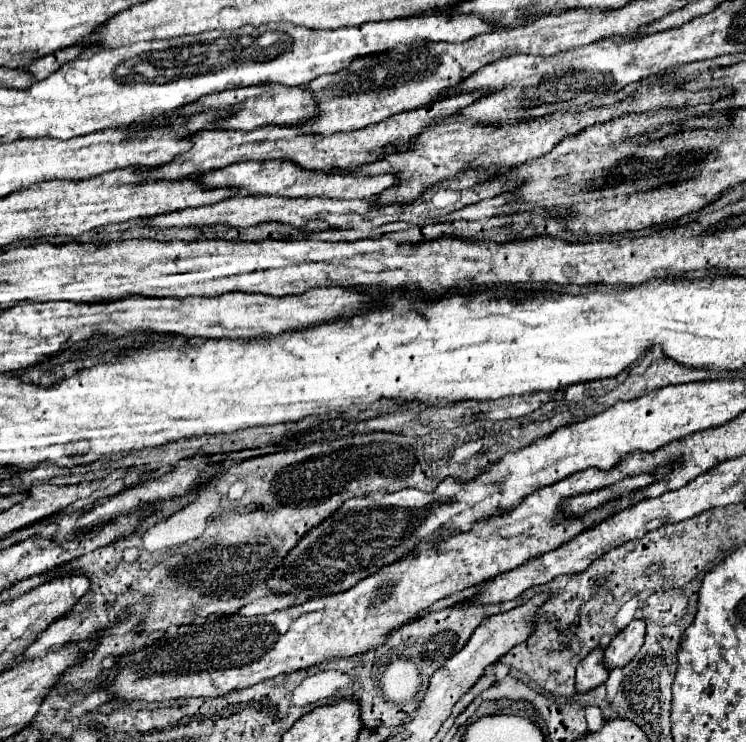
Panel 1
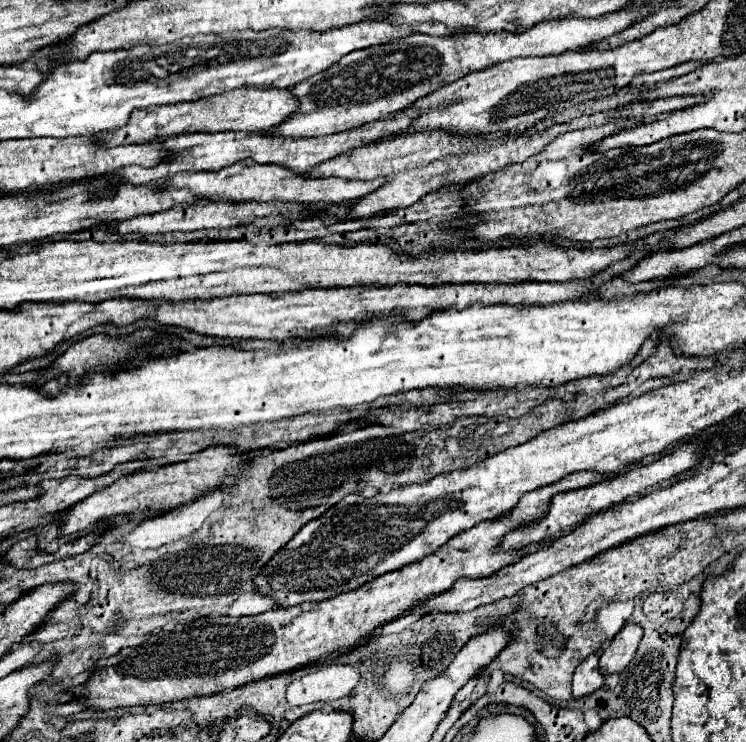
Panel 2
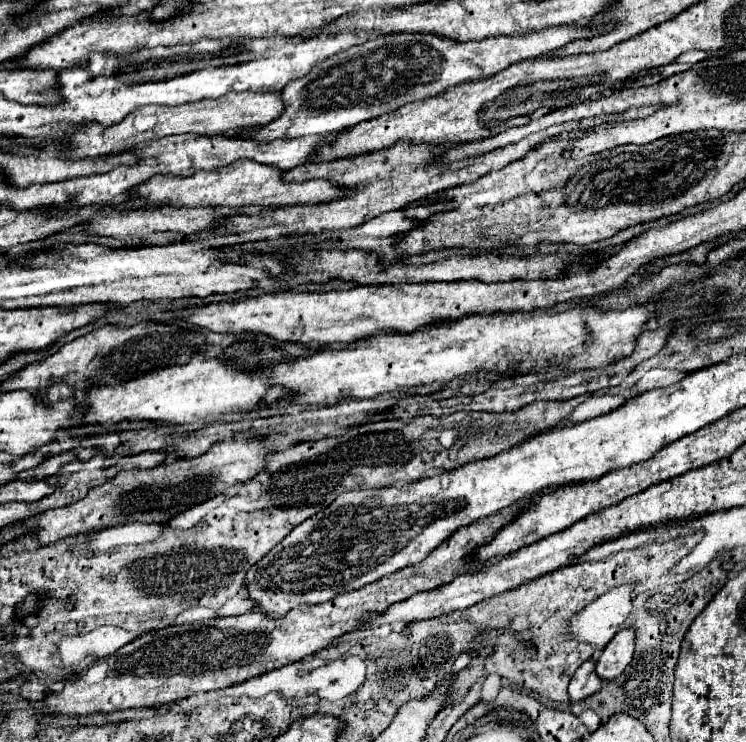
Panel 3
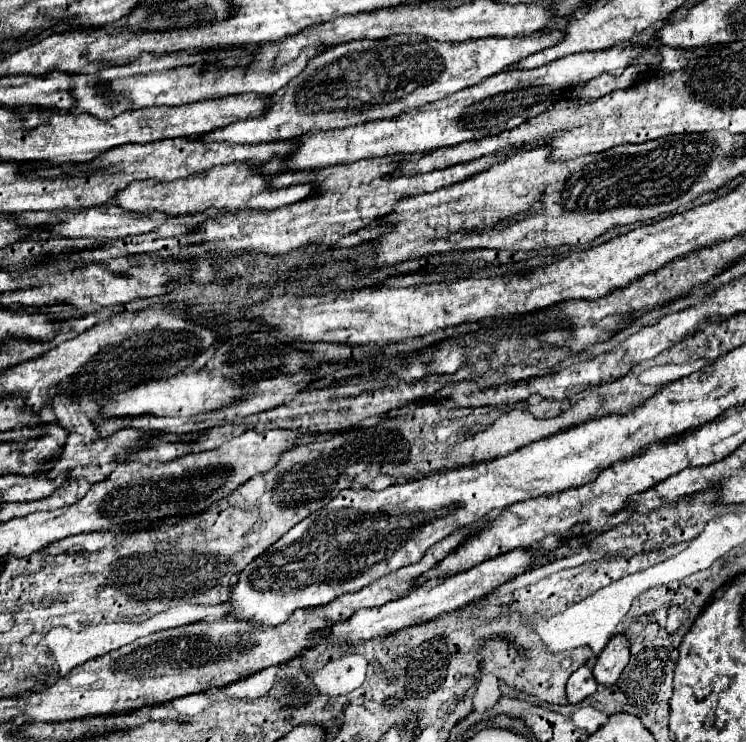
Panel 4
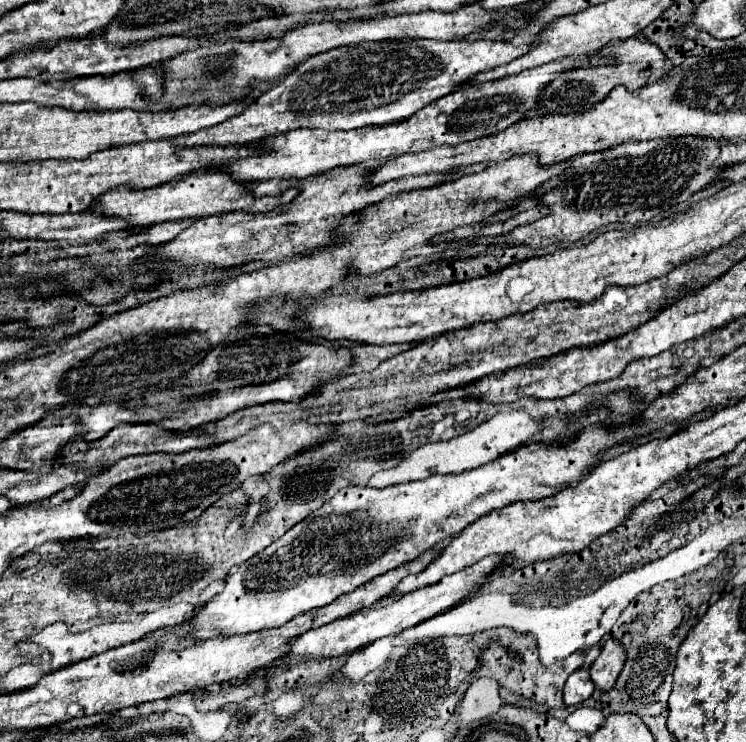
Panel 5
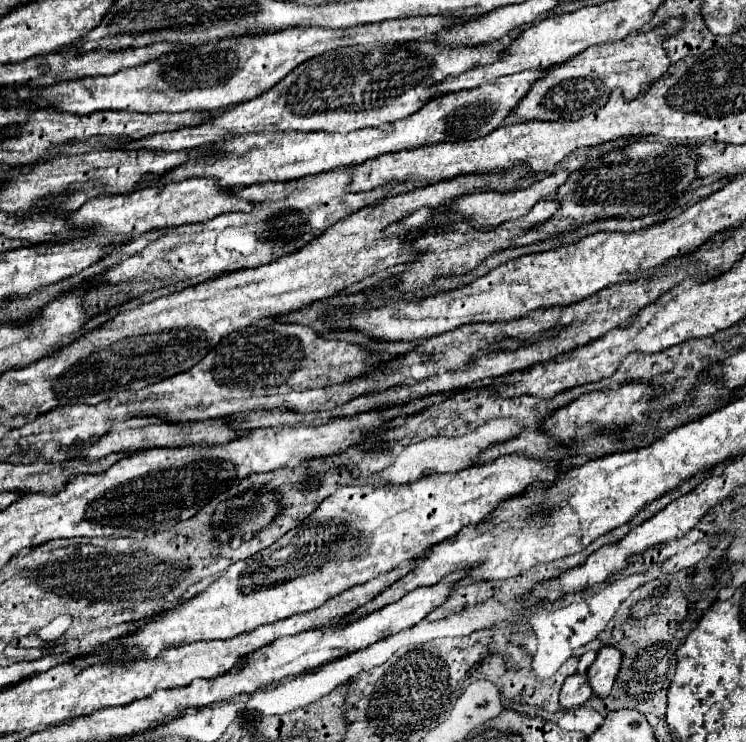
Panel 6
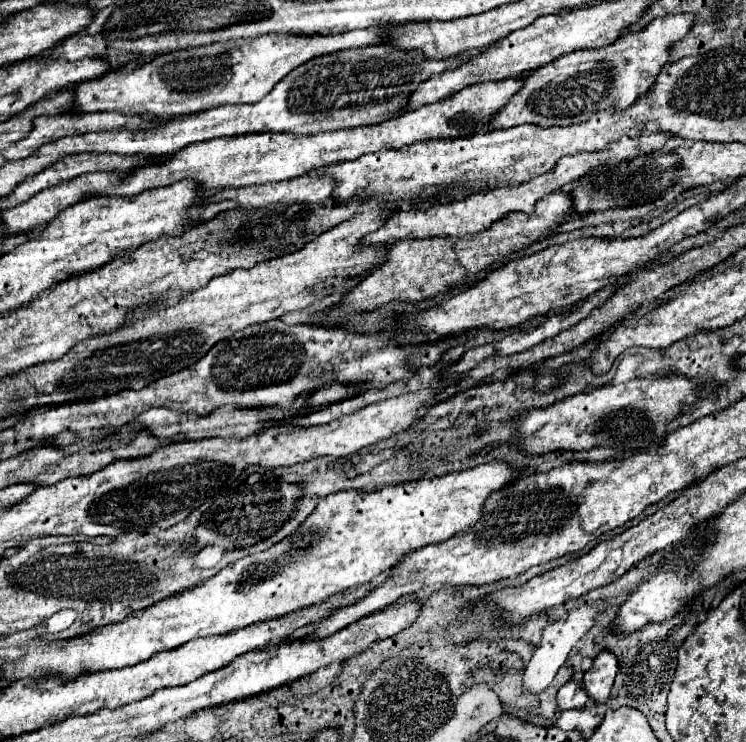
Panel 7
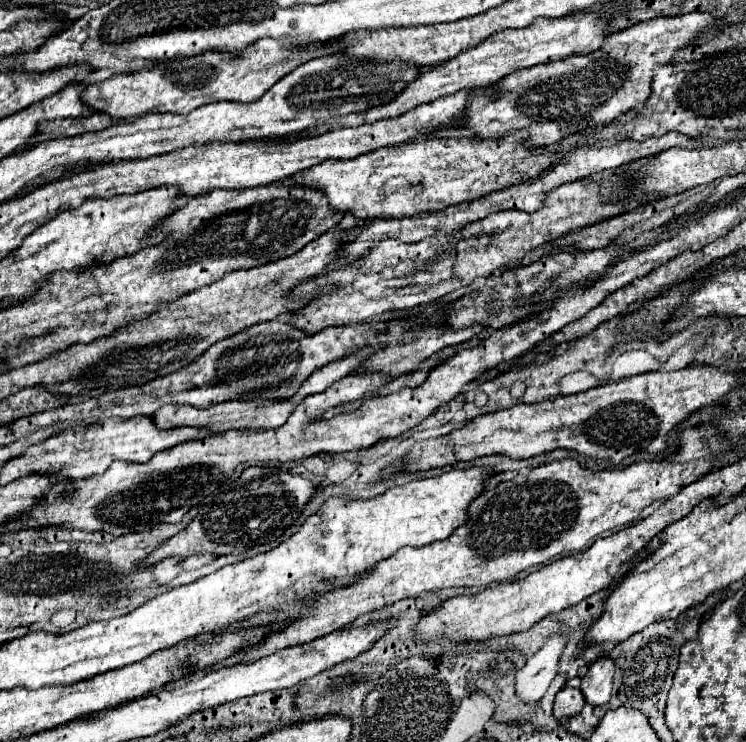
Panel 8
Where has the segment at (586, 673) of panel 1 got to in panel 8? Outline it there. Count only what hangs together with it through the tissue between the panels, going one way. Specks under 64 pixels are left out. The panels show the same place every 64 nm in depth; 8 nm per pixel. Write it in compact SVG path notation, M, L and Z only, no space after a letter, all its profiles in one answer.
M564 686L558 694L556 694L556 700L554 700L554 710L552 710L552 716L554 720L562 720L562 718L574 718L582 712L584 708L584 696L578 688L572 688L572 686Z

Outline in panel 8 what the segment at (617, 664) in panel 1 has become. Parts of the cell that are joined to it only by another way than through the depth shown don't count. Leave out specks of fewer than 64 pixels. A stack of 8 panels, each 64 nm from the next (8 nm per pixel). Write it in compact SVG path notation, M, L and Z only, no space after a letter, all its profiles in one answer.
M600 658L588 668L580 686L586 704L602 706L610 700L612 676L614 676L614 662L610 658Z

